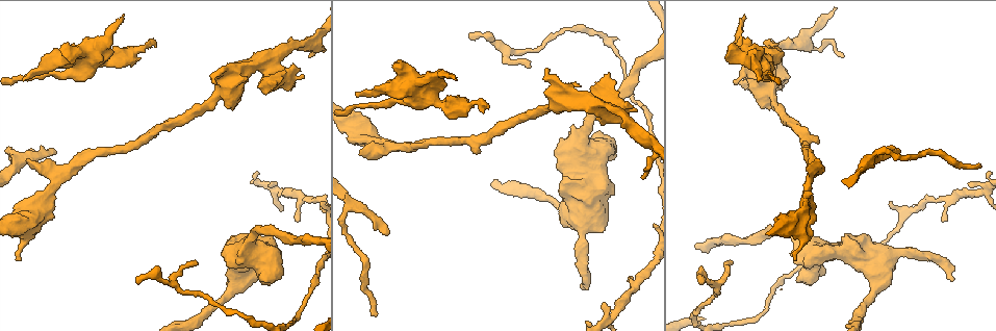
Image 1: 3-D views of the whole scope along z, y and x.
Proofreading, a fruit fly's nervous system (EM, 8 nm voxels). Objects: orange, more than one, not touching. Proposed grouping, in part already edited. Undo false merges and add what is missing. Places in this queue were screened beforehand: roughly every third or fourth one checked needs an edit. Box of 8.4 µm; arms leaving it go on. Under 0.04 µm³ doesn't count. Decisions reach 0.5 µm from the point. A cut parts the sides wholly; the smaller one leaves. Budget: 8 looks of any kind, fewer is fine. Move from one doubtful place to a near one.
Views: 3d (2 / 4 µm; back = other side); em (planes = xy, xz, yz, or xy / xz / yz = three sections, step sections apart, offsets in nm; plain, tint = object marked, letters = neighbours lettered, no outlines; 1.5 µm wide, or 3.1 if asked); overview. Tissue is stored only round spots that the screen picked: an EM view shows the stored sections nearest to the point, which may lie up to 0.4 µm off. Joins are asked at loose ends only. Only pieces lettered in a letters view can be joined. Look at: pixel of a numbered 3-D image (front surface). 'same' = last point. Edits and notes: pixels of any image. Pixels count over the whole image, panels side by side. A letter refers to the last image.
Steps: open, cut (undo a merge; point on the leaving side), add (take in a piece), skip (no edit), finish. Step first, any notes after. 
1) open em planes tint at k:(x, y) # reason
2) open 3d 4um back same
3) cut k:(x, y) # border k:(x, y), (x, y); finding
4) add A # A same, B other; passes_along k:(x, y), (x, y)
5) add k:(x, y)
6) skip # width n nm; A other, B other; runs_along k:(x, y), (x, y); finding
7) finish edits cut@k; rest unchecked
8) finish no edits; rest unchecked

open 3d 2um at 1:(581, 288) # an open end

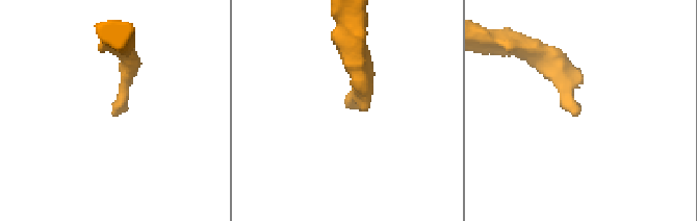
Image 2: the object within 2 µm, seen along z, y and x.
open em planes plain at 2:(116, 115)

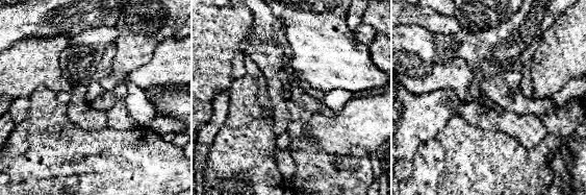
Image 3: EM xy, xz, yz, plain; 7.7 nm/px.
open em planes letters same

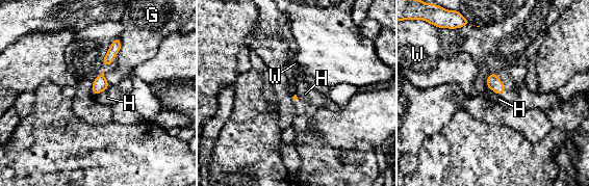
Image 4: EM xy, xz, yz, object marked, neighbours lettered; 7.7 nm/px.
skip # G other, H other, W other; border 4:(109, 85), (96, 96); none of them fits

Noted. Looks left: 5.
open em planes letters at 1:(271, 183) # branch stops here

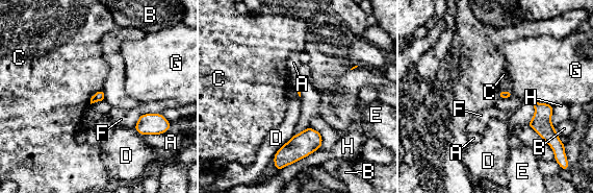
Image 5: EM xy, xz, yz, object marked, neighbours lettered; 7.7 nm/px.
skip # longest_contact H 300 nm; A other, B other, C other, D other, E other, F other, G other, H other; border 5:(102, 89), (92, 96), (89, 103); no lettered piece goes on from it

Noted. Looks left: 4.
open 3d 2um at 1:(155, 43) # an open end

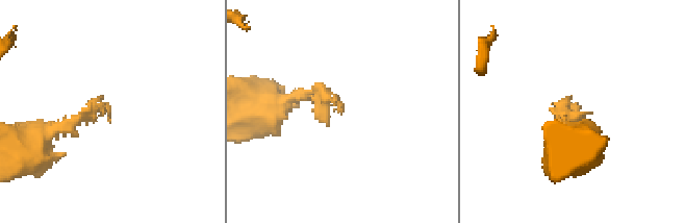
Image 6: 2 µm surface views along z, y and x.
open em xz step 8 letters at 6:(109, 107) # shape alone is not enough

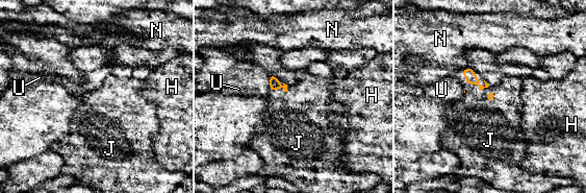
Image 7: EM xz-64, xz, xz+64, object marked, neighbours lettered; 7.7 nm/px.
add J # H other, J same, N other, U other; passes_along 7:(468, 73), (472, 83), (475, 116); the neuron continues

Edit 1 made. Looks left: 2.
finish edits add@7; rest unchecked

